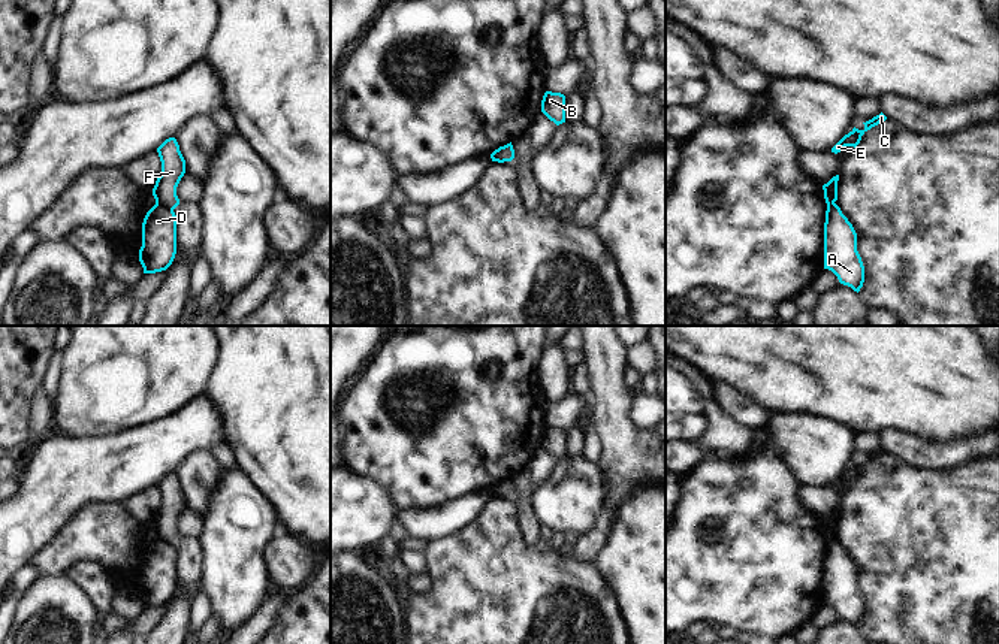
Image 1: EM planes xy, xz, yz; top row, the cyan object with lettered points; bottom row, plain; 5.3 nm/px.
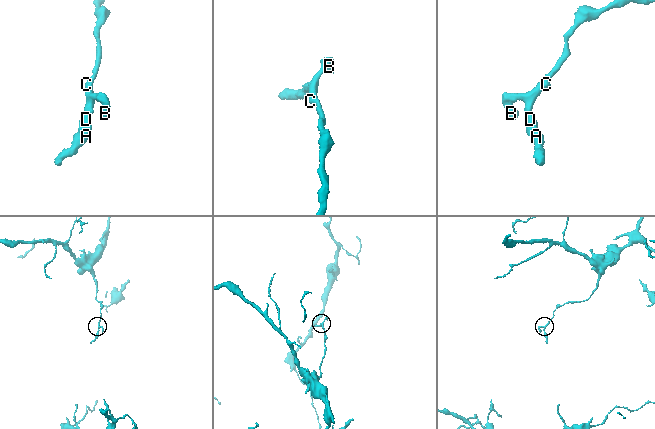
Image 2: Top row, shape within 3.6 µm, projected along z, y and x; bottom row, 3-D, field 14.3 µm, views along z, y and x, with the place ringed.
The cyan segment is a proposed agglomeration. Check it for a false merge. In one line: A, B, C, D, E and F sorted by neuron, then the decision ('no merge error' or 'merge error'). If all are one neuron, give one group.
A D / B C E F | merge error

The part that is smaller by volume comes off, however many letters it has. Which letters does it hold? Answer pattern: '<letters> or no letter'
A, D

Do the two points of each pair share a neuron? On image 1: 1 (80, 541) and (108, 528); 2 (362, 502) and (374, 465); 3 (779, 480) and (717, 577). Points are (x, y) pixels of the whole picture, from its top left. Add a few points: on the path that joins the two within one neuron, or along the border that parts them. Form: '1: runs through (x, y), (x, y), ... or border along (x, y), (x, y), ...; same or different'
1: runs through (87, 537), (100, 532); same
2: border along (346, 468), (371, 477), (394, 502); different
3: runs through (755, 504), (741, 520), (741, 546), (733, 553); same

